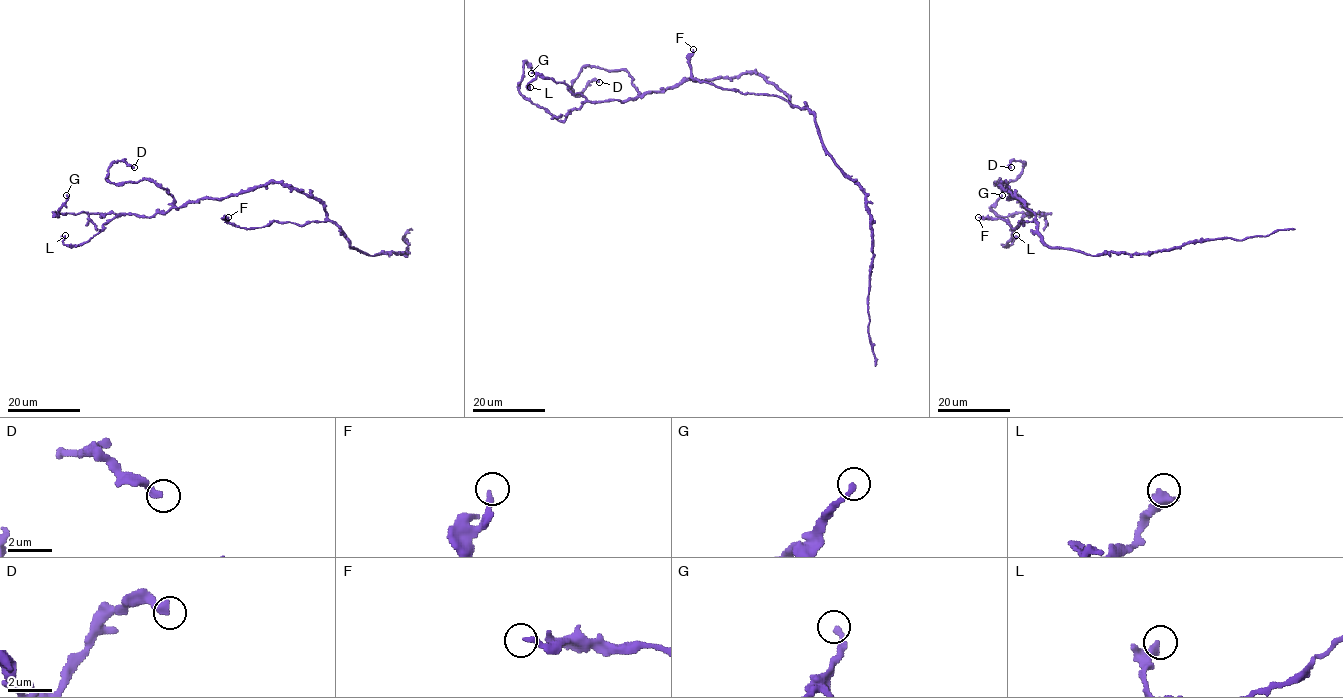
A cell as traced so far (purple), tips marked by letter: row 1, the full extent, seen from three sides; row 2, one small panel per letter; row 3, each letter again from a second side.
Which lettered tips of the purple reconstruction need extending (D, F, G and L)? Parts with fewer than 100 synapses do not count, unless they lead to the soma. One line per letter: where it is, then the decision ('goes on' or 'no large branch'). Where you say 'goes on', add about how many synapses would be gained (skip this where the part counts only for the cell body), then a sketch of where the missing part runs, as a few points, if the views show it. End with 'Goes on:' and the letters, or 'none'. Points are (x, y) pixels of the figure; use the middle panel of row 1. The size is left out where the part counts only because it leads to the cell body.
D: place (599, 82); no large branch
F: place (693, 49); no large branch
G: place (531, 73); no large branch
L: place (530, 87); no large branch
Goes on: none

